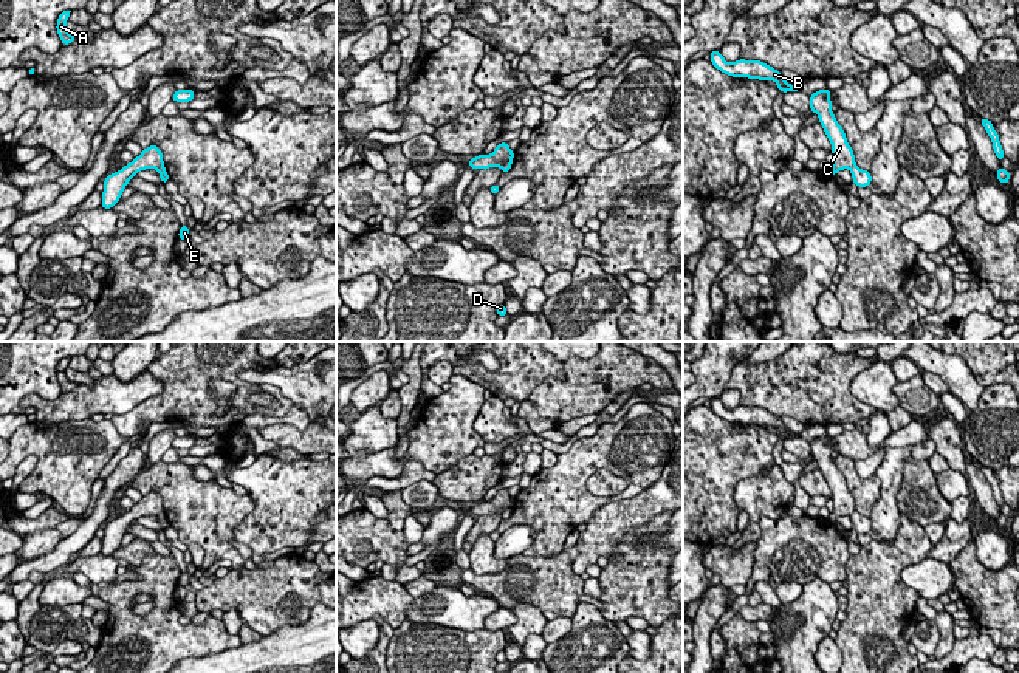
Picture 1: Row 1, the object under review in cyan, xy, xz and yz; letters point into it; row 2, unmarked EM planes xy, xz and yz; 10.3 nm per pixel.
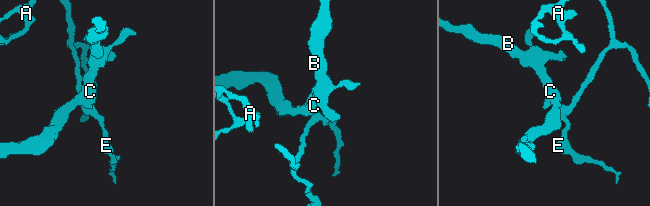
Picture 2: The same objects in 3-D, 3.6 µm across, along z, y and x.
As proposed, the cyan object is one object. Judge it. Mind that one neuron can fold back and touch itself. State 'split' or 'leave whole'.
split

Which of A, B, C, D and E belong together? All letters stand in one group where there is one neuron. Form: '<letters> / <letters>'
A D E / B C

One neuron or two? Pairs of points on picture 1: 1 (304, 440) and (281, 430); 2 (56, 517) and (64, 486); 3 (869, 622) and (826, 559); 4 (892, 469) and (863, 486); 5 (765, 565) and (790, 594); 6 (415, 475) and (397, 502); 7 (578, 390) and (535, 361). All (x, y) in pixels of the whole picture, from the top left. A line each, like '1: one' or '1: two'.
1: one
2: two
3: two
4: two
5: two
6: two
7: two

